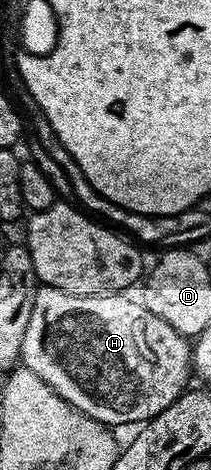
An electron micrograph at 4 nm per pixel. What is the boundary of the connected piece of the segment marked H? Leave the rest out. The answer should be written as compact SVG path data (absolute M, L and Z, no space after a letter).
M43 285L35 294L33 311L29 315L29 327L25 327L25 340L21 342L21 365L23 369L33 371L33 375L45 379L45 383L49 383L49 387L53 387L53 391L57 391L57 395L61 399L65 399L65 403L69 403L78 413L86 413L99 424L108 427L123 425L126 421L139 421L138 423L150 421L152 417L157 416L161 411L165 411L165 407L172 405L183 394L189 385L187 380L193 377L192 342L173 327L169 327L169 323L165 323L165 319L153 315L153 311L149 311L143 306L142 300L135 298L134 301L133 298L126 297L127 295L123 291L92 291L82 294L78 291L54 289L52 285Z

